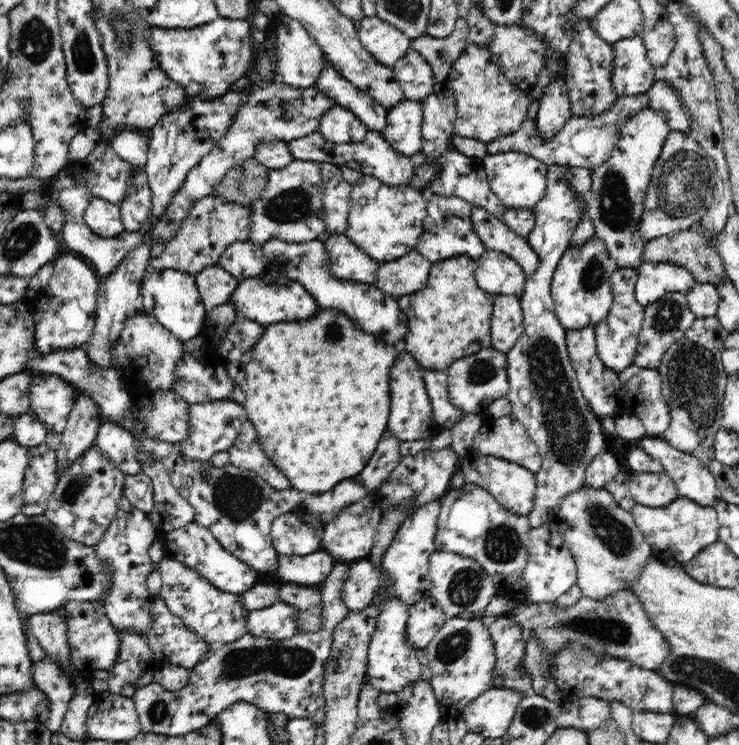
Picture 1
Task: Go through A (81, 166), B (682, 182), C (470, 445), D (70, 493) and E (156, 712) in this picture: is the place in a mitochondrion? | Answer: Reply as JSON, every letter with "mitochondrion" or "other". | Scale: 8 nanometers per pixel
{"A":"other","B":"mitochondrion","C":"other","D":"mitochondrion","E":"mitochondrion"}

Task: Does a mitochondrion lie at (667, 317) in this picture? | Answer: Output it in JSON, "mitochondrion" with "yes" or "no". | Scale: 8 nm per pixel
{"mitochondrion":"yes"}

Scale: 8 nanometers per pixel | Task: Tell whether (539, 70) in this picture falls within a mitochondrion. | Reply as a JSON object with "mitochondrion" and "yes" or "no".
{"mitochondrion":"yes"}

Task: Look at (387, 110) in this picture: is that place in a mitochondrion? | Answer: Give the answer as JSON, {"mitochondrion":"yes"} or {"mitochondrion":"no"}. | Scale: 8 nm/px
{"mitochondrion":"no"}

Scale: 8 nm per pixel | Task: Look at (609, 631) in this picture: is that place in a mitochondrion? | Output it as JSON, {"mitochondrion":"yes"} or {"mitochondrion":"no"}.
{"mitochondrion":"yes"}

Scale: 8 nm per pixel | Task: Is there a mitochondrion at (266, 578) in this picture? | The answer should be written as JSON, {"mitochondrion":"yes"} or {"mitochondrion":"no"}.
{"mitochondrion":"no"}

